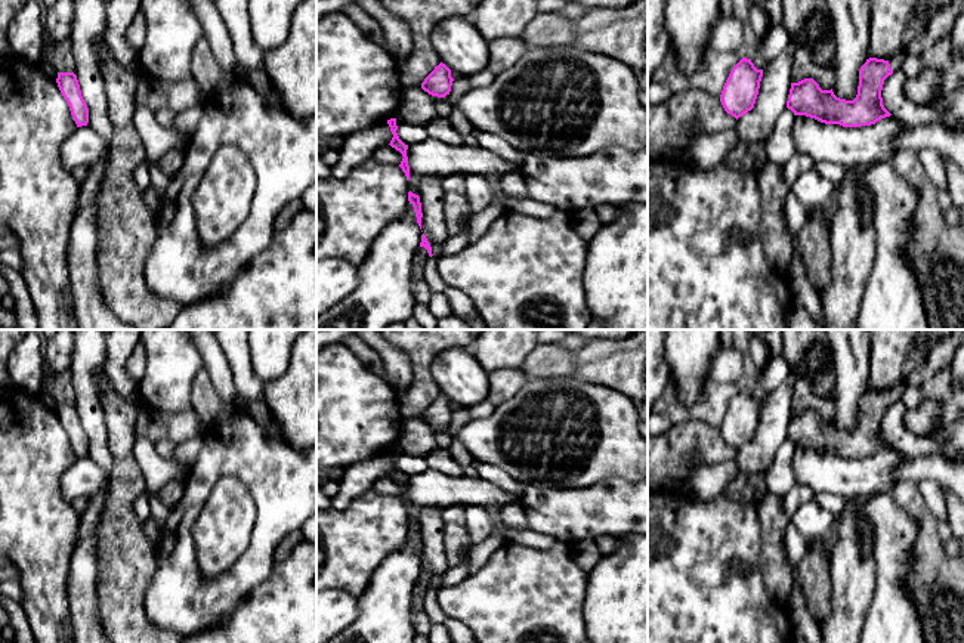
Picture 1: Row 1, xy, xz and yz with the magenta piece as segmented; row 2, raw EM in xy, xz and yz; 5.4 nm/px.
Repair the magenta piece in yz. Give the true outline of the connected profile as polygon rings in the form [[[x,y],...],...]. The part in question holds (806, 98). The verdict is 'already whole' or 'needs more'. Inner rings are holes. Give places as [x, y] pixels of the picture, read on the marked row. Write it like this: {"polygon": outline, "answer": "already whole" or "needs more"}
{"polygon": [[[903,53],[889,61],[869,58],[859,69],[858,95],[853,101],[840,99],[822,90],[813,78],[791,83],[787,108],[794,115],[806,115],[825,124],[843,127],[871,126],[892,114],[884,108],[881,90],[884,80],[902,69]]], "answer": "needs more"}

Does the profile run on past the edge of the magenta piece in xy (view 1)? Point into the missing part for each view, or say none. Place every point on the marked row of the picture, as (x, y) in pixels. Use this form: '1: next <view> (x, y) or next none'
1: next none

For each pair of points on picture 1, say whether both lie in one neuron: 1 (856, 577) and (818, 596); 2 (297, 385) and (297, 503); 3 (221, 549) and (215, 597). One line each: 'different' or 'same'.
1: different
2: different
3: different

